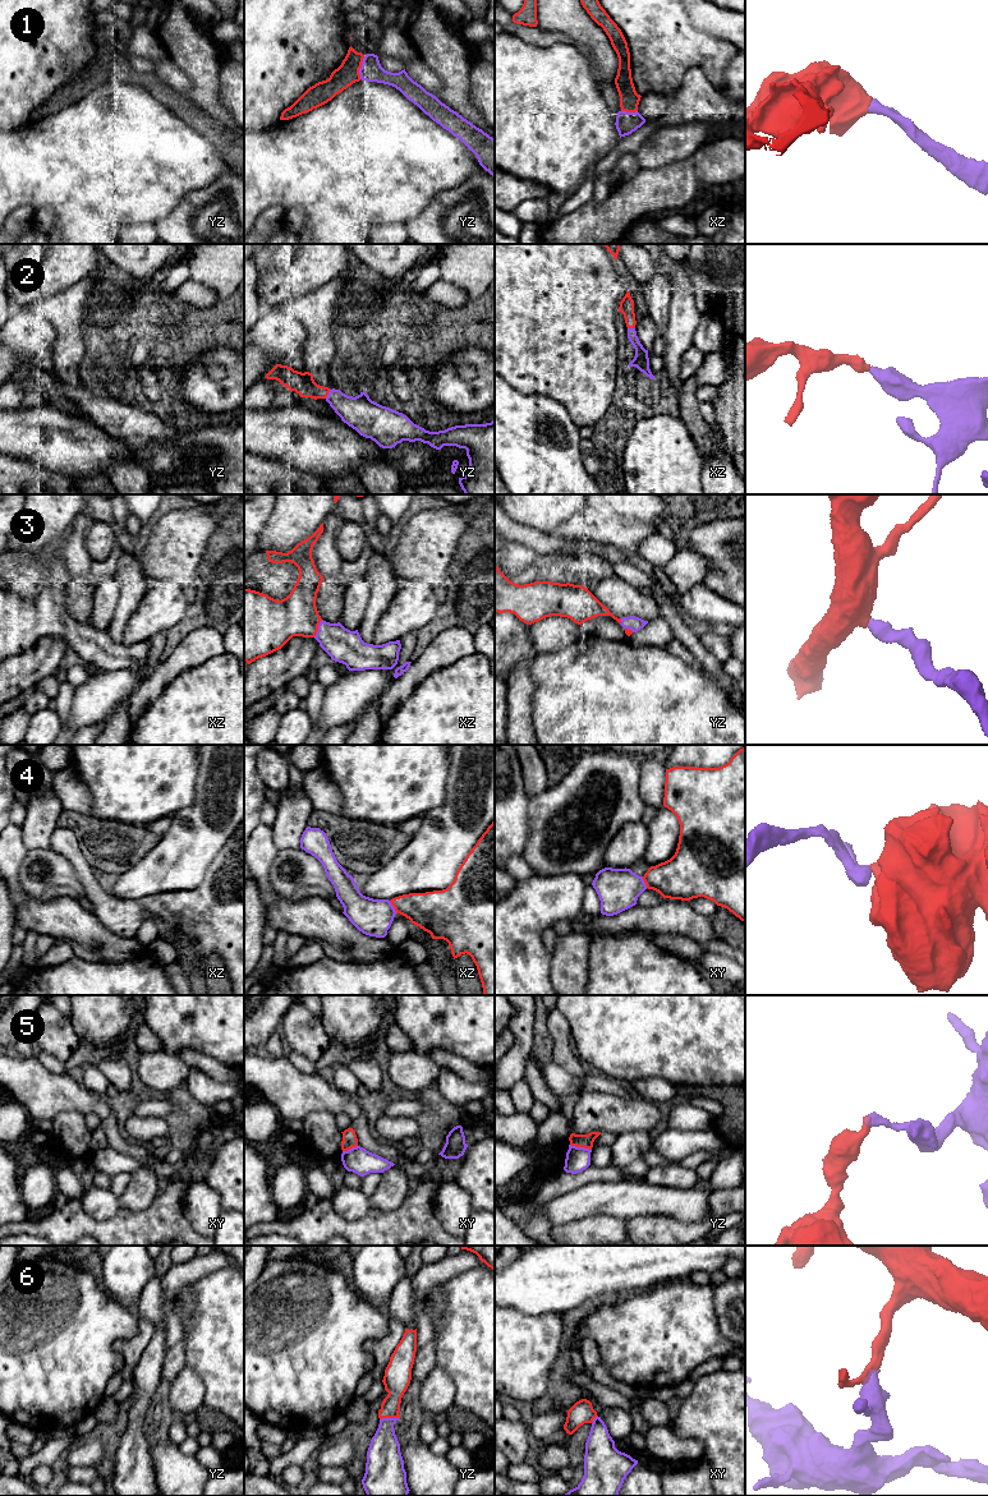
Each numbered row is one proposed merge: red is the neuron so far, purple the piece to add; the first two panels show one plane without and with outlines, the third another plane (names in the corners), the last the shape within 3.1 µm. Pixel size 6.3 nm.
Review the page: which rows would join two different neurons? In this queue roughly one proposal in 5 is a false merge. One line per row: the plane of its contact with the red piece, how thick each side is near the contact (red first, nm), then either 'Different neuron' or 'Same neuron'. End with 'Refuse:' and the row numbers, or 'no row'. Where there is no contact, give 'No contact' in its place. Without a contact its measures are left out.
1: Touches red in yz. Thickness 140 nm (red) against 140 nm. Same neuron
2: Touches red in yz. Thickness 140 nm (red) against 220 nm. Same neuron
3: Touches red in xz. Thickness 260 nm (red) against 220 nm. Same neuron
4: Touches red in xz. Thickness 260 nm (red) against 240 nm. Same neuron
5: Touches red in yz. Thickness 90 nm (red) against 160 nm. Different neuron
6: Touches red in yz. Thickness 170 nm (red) against 220 nm. Same neuron
Refuse: 5

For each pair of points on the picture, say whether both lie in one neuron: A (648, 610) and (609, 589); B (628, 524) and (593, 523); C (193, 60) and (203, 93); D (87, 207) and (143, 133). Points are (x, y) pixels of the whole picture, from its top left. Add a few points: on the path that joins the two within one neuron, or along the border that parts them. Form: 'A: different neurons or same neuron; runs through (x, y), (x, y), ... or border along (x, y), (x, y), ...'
A: same neuron; runs through (638, 604), (619, 597)
B: same neuron; runs through (619, 523), (602, 523)
C: same neuron; runs through (201, 68), (203, 70), (203, 86)
D: same neuron; runs through (93, 189), (95, 182), (125, 151)

